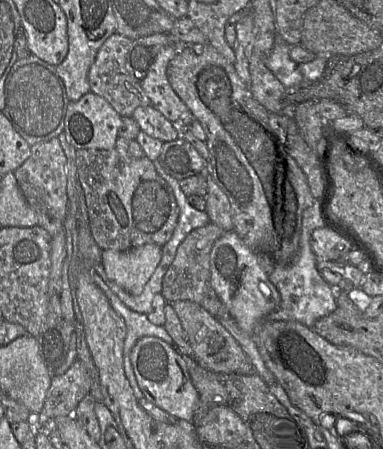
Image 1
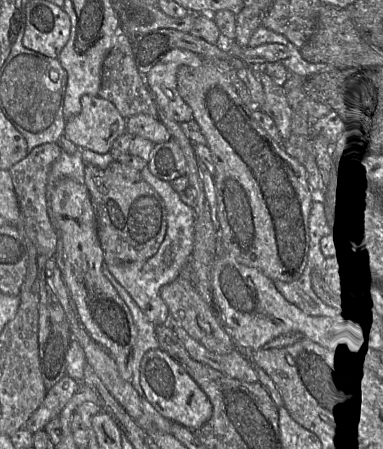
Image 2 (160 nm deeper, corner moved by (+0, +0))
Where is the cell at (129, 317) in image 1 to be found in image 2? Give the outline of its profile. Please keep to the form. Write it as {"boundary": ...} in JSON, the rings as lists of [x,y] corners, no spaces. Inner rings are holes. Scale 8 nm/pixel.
{"boundary":[[[105,262],[103,264],[103,274],[129,308],[133,321],[137,327],[138,337],[133,350],[132,378],[130,382],[138,392],[140,398],[143,398],[145,395],[140,384],[140,365],[143,356],[147,351],[160,348],[156,336],[156,325],[147,319],[144,311],[138,307],[129,293],[118,283],[114,276],[109,272],[108,267],[105,268]]]}

